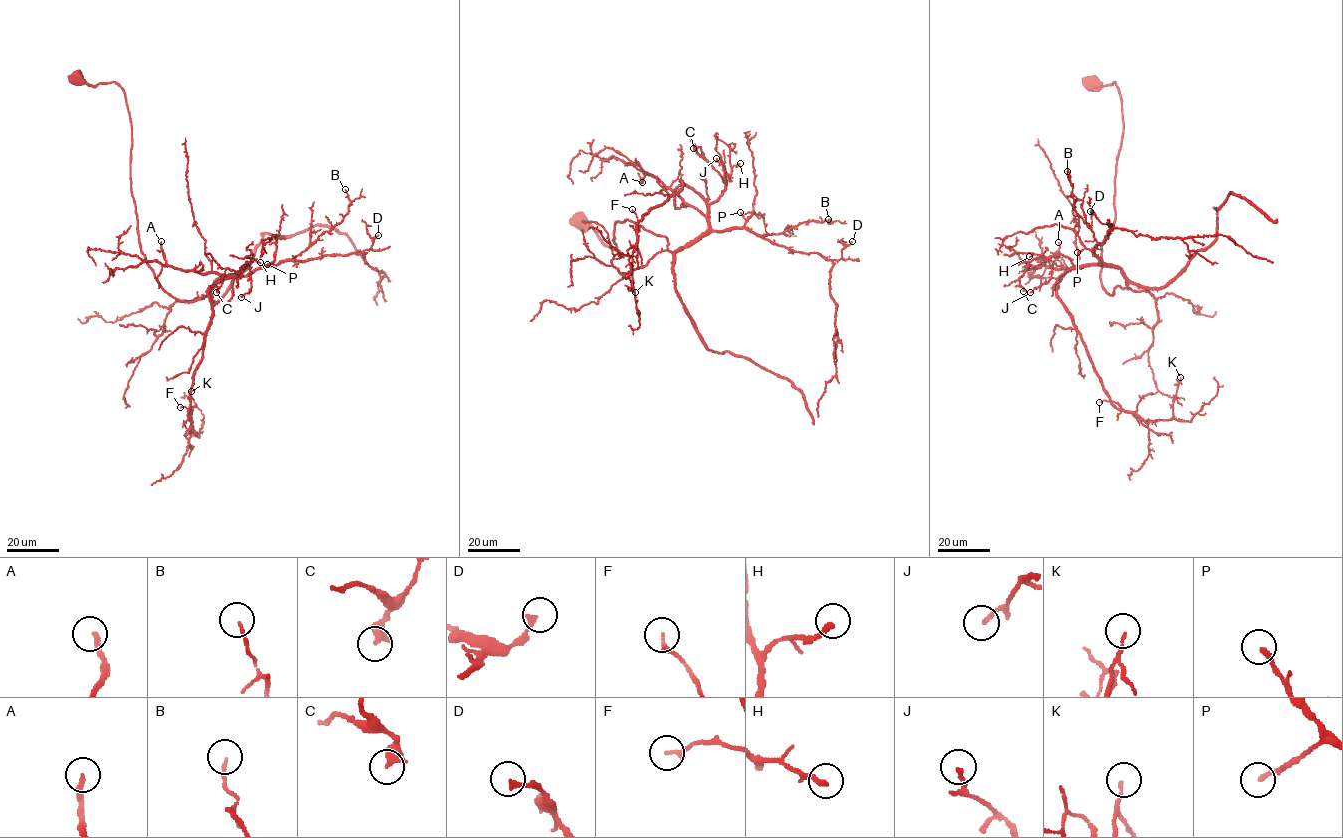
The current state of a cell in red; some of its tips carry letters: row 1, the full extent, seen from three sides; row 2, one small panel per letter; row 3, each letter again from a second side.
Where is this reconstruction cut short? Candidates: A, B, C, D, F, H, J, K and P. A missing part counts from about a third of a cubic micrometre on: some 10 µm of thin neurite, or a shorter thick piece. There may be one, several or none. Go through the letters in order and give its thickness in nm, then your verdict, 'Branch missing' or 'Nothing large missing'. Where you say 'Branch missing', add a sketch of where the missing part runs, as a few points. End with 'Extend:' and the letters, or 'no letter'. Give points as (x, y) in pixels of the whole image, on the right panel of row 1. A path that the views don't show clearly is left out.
A: Thickness 200 nm. Nothing large missing
B: Thickness 110 nm. Nothing large missing
C: Thickness 420 nm. Nothing large missing
D: Thickness 200 nm. Nothing large missing
F: Thickness 190 nm. Nothing large missing
H: Thickness 240 nm. Nothing large missing
J: Thickness 180 nm. Nothing large missing
K: Thickness 120 nm. Nothing large missing
P: Thickness 200 nm. Nothing large missing
Extend: no letter

